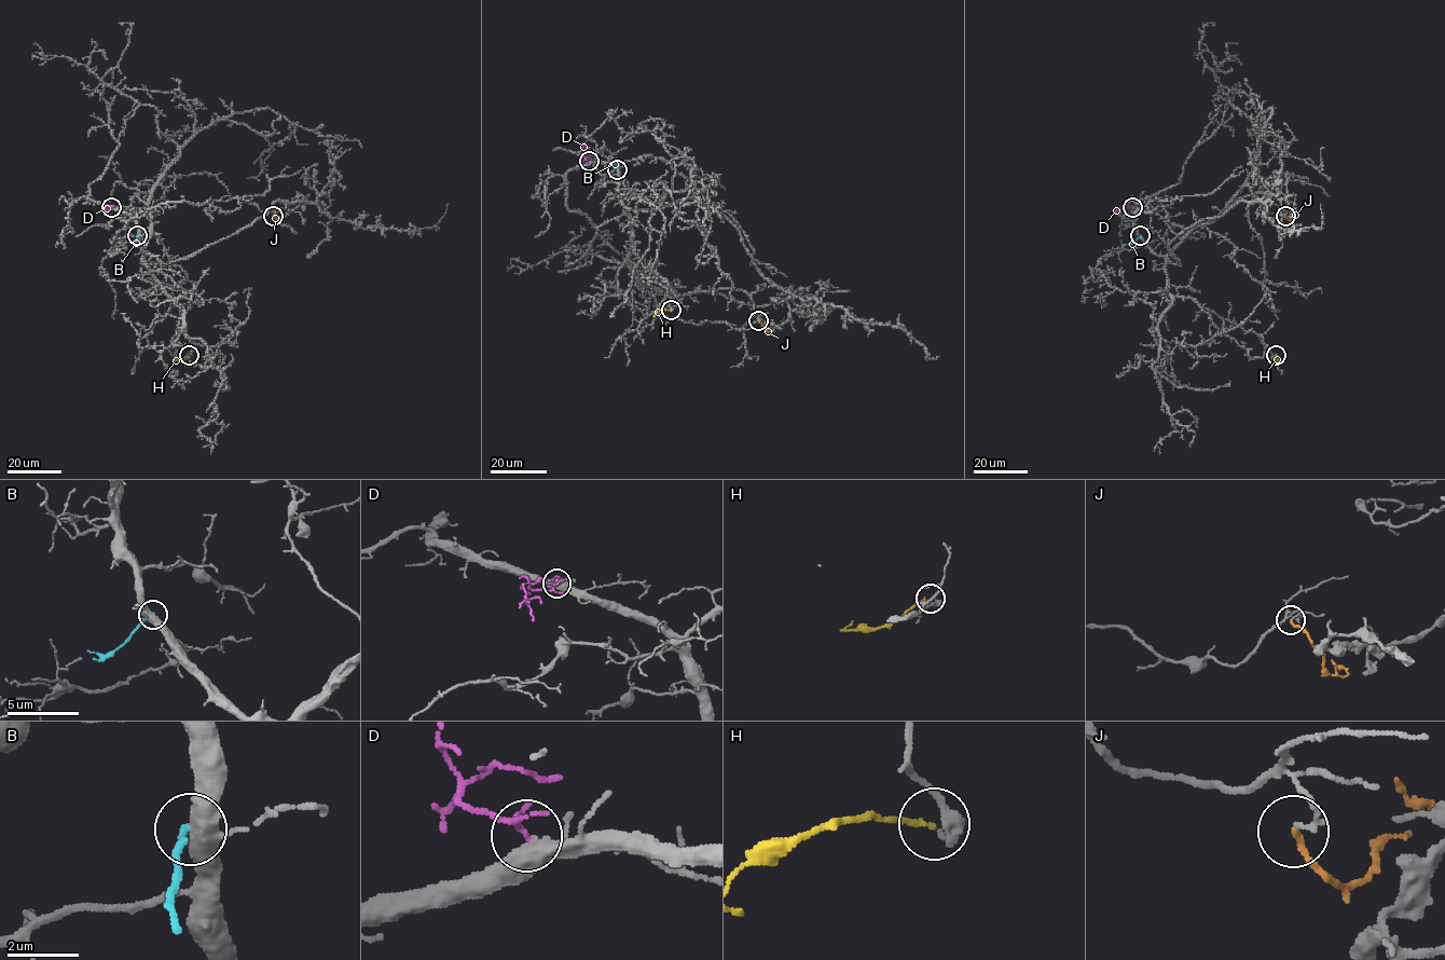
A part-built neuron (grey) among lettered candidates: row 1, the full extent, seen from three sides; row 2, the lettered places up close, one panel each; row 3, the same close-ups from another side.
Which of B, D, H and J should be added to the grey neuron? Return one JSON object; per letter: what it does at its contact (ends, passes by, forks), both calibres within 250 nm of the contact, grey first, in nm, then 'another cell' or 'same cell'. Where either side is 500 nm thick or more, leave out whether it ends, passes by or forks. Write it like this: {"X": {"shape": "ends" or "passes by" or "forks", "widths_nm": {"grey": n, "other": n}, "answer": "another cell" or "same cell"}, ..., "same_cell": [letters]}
{"B": {"shape": "ends", "widths_nm": {"grey": 420, "other": 240}, "answer": "another cell"}, "D": {"shape": "forks", "widths_nm": {"grey": 400, "other": 110}, "answer": "same cell"}, "H": {"shape": "ends", "widths_nm": {"grey": 320, "other": 130}, "answer": "same cell"}, "J": {"shape": "ends", "widths_nm": {"grey": 150, "other": 180}, "answer": "another cell"}, "same_cell": ["D", "H"]}

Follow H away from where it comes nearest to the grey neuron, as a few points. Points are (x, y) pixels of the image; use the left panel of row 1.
H: (190, 355), (175, 359)

